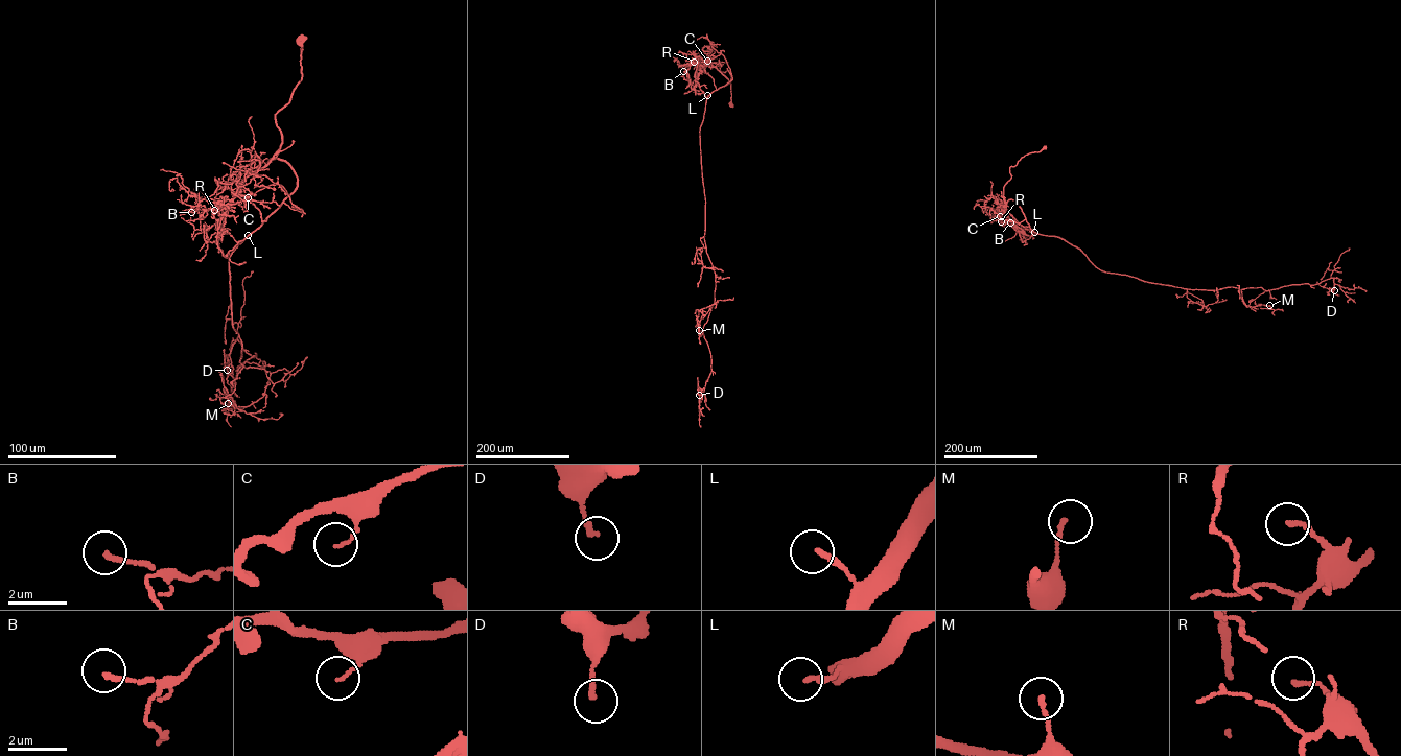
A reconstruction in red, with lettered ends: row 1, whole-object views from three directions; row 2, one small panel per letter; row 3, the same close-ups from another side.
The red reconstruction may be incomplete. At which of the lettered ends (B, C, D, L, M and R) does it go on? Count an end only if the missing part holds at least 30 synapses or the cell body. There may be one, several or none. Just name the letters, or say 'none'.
L

